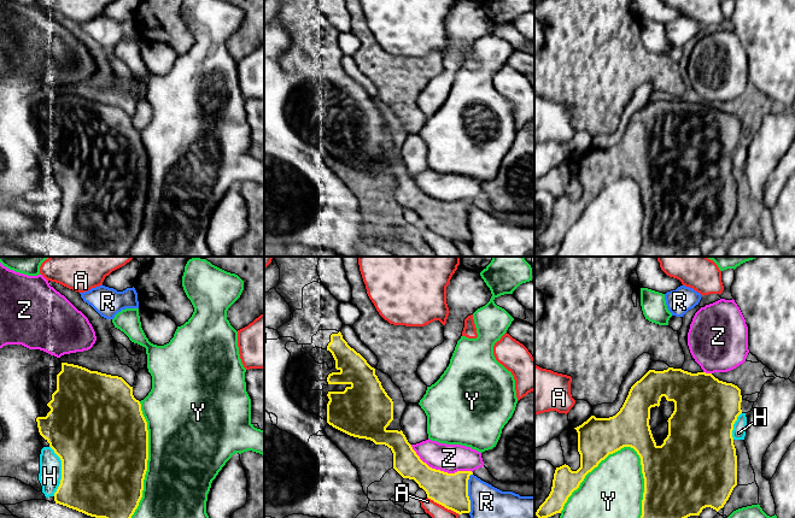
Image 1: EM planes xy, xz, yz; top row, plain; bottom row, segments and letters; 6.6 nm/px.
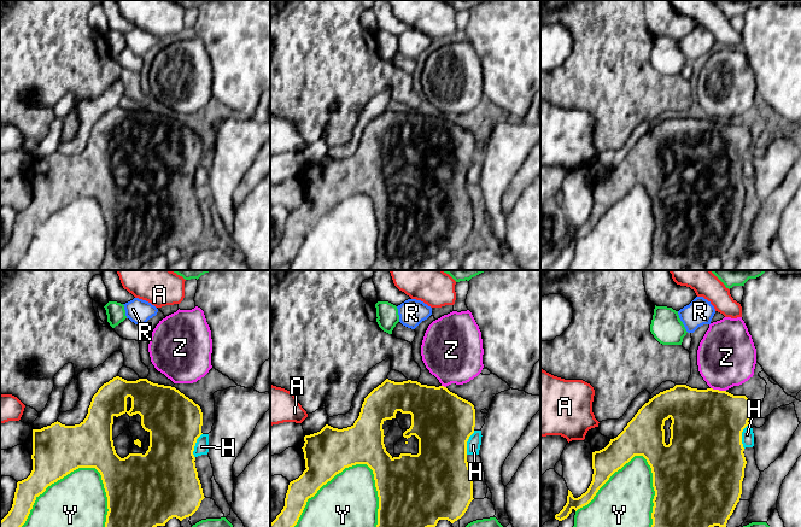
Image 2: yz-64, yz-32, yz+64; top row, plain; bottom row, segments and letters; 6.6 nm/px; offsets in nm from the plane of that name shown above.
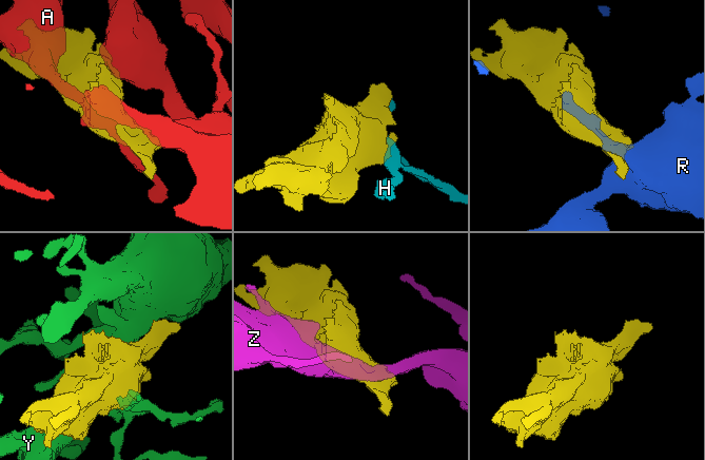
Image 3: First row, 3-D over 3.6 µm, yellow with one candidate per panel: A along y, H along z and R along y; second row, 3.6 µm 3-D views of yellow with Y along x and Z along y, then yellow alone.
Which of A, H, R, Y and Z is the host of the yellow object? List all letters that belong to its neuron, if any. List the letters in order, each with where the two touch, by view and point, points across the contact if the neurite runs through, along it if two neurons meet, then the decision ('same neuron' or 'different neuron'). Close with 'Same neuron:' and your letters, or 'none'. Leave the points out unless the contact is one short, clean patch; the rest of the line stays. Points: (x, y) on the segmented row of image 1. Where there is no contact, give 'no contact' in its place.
A: xz (443, 505) | different neuron
H: xy (62, 471) | different neuron
R: xz (467, 493) | different neuron
Y: yz (592, 469) | different neuron
Z: xz (439, 470) | different neuron
Same neuron: none

